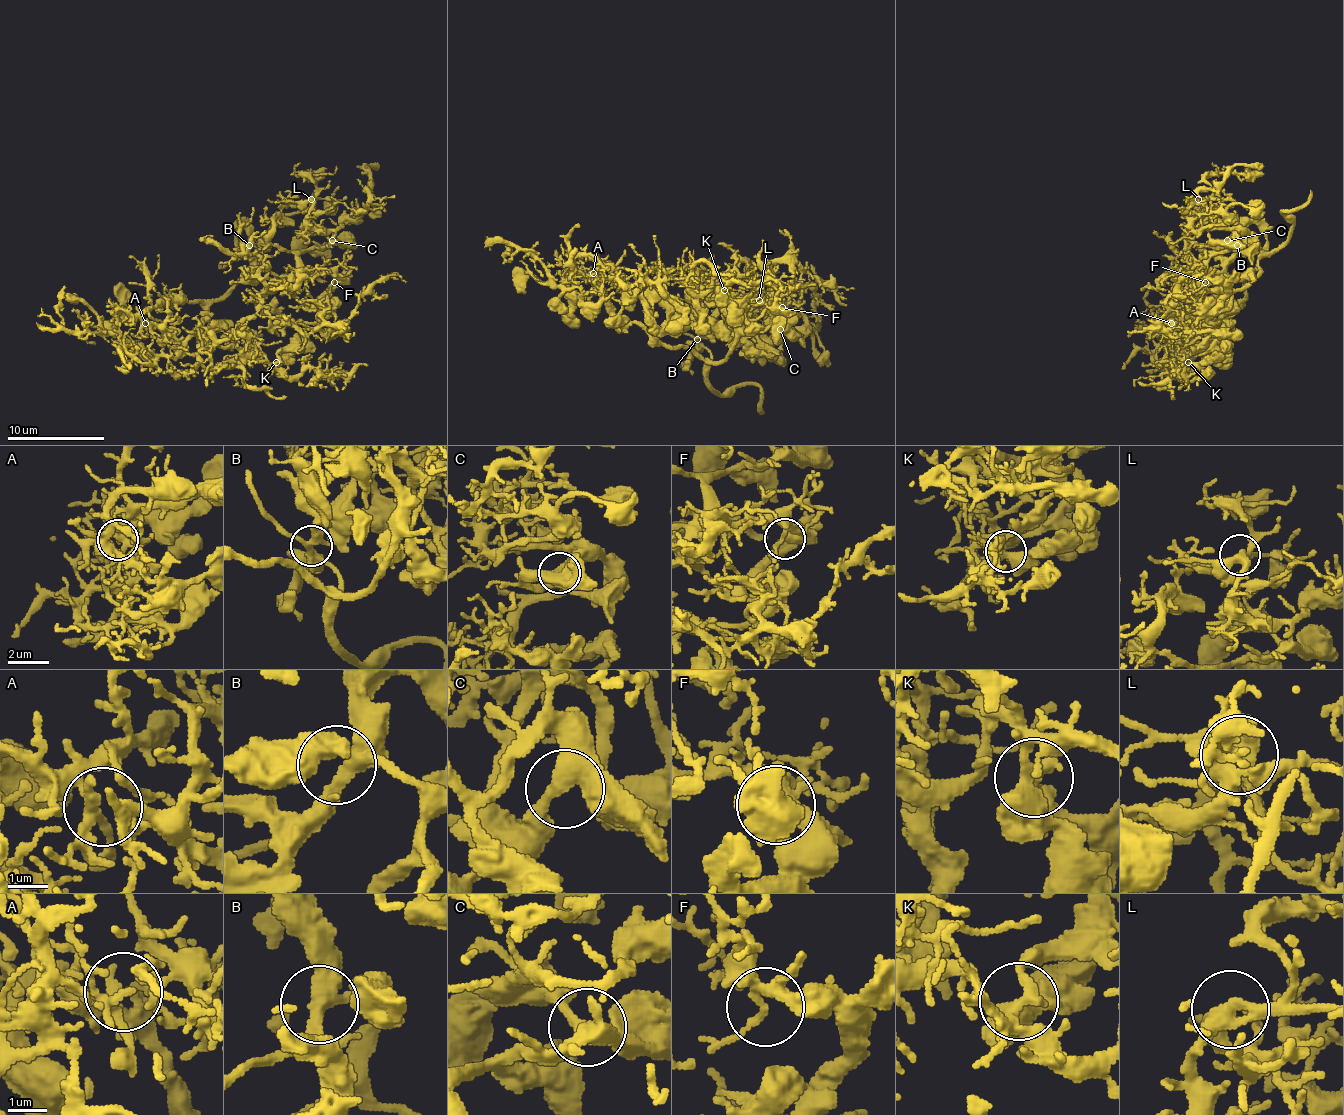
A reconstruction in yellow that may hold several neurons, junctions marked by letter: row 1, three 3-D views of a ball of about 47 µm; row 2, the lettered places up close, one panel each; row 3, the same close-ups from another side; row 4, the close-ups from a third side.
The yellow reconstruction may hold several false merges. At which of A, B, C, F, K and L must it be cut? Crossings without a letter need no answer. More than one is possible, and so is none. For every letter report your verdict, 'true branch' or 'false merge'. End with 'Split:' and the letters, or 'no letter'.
A: true branch
B: true branch
C: true branch
F: true branch
K: true branch
L: true branch
Split: no letter

